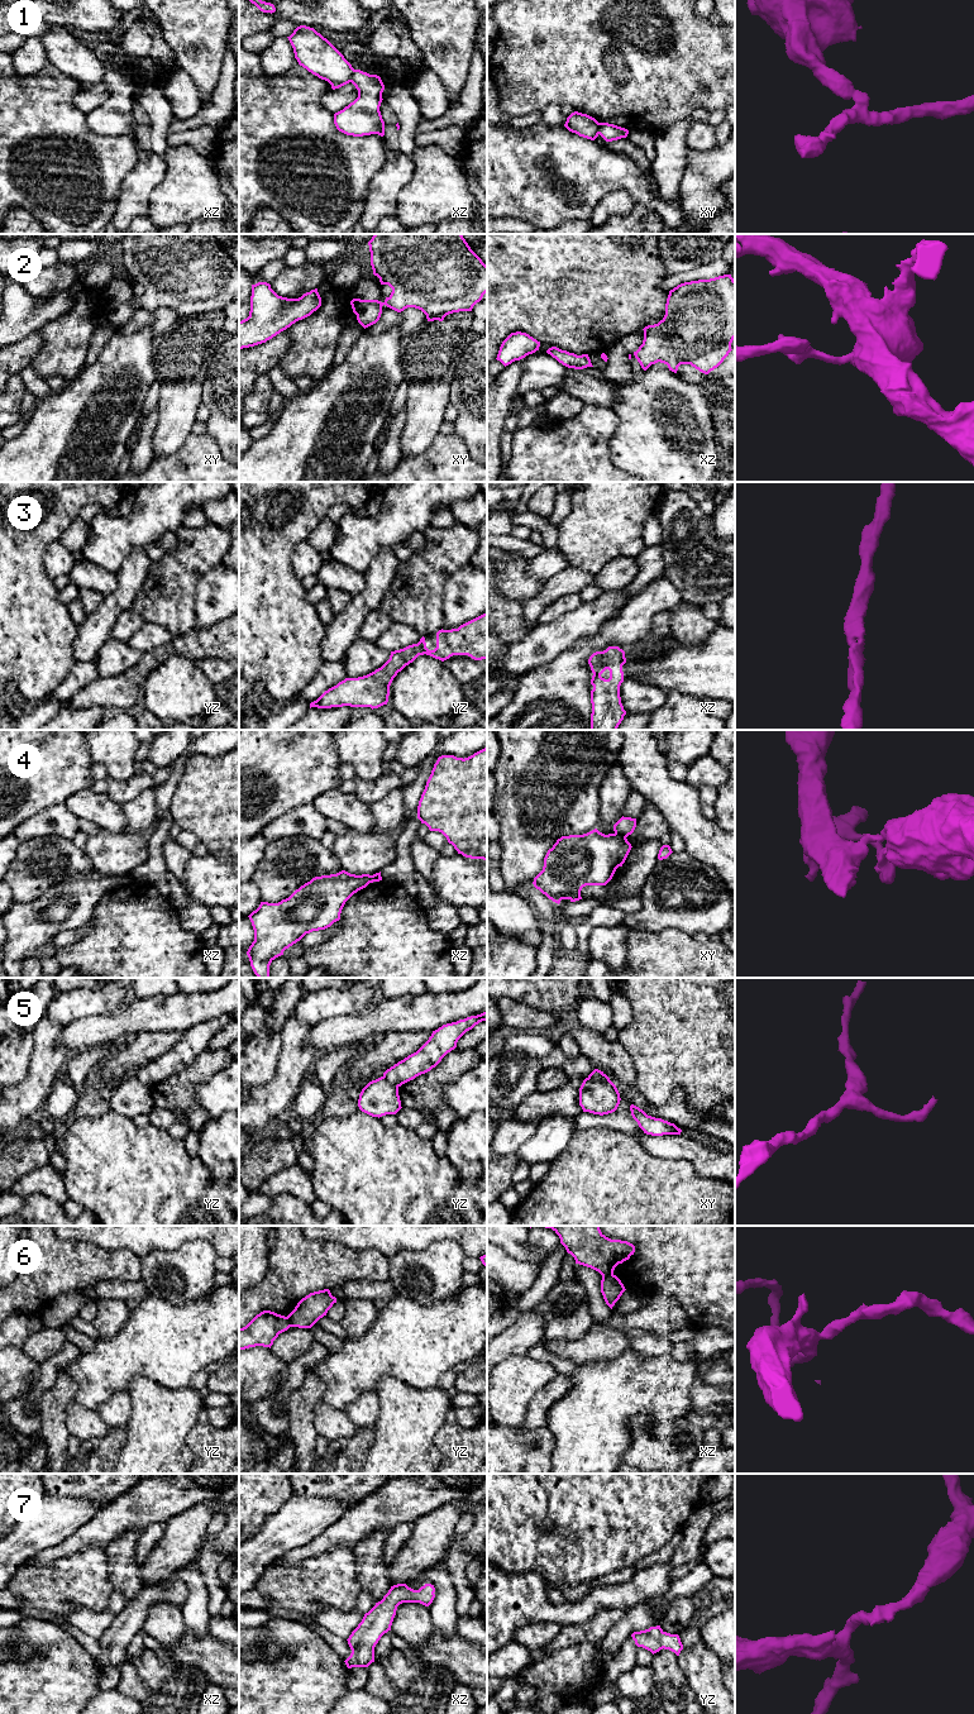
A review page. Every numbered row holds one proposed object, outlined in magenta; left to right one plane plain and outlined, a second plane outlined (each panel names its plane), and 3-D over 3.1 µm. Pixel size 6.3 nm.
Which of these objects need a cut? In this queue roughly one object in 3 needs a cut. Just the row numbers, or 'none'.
1, 4, 5, 6

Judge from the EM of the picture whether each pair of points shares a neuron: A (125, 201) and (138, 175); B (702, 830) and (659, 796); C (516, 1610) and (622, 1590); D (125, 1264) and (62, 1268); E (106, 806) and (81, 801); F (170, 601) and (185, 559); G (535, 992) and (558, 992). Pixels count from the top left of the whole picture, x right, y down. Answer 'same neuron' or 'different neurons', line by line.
A: same neuron
B: same neuron
C: same neuron
D: same neuron
E: same neuron
F: same neuron
G: same neuron

